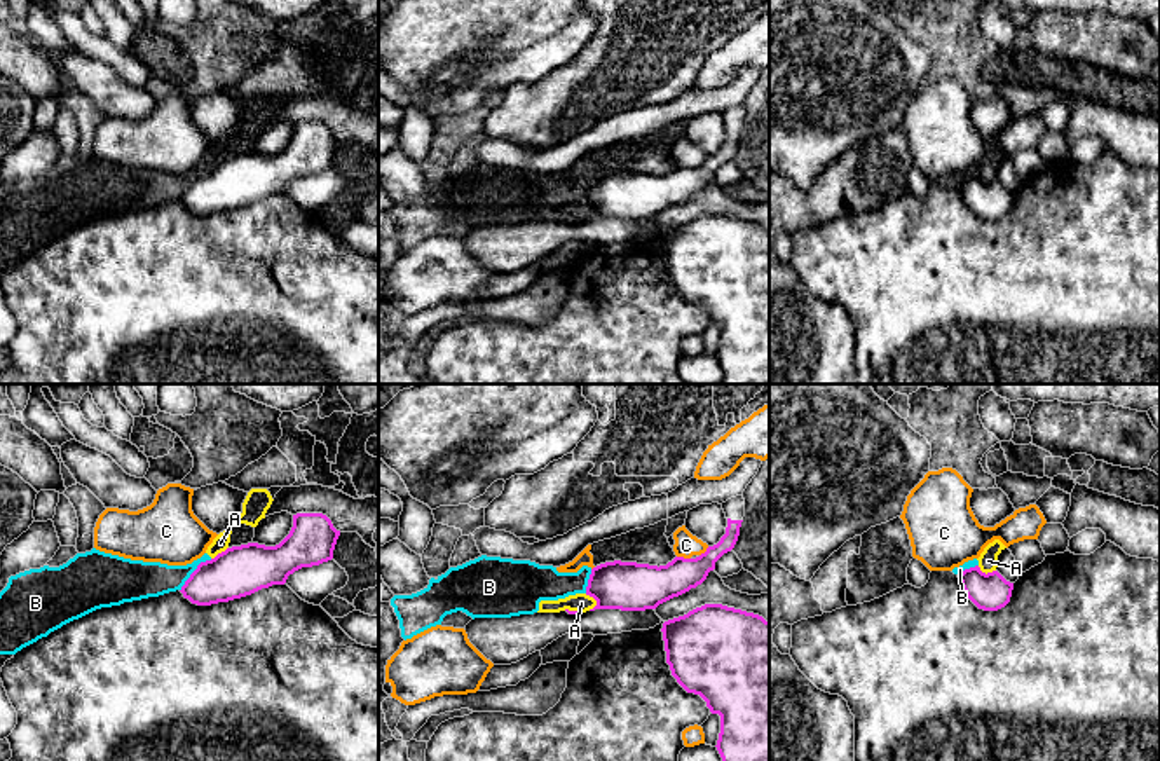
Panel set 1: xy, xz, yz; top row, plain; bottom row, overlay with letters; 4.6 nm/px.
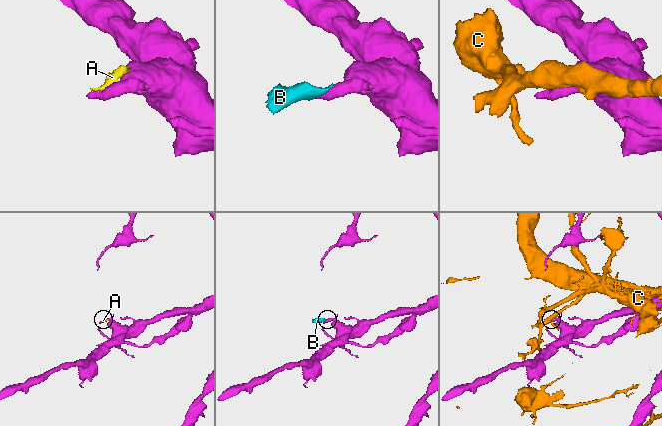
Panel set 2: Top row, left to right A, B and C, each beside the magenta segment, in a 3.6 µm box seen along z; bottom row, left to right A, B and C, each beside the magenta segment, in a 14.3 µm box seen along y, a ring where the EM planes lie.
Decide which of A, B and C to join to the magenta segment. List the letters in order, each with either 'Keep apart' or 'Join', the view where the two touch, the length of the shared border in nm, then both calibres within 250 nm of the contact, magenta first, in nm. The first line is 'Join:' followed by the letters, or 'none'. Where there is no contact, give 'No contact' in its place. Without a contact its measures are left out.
Join: none
A: Keep apart. Touches magenta in xz. Shared border 90 nm. Thickness 220 nm (magenta) against 90 nm
B: Keep apart. Touches magenta in xy. Shared border 220 nm. Thickness 240 nm (magenta) against 170 nm
C: Keep apart. Touches magenta in xz. Shared border 70 nm. Thickness 220 nm (magenta) against 110 nm

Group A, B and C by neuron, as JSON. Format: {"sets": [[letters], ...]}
{"sets": [["A", "B"], ["C"]]}

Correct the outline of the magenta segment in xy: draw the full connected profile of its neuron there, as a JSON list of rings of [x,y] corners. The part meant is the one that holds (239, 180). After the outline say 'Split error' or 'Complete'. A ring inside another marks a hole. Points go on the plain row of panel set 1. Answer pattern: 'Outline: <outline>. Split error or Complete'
Outline: [[[297,122],[290,143],[276,155],[248,152],[201,171],[181,195],[192,213],[211,215],[284,194],[302,176],[333,168],[340,140],[323,122]]]. Complete

